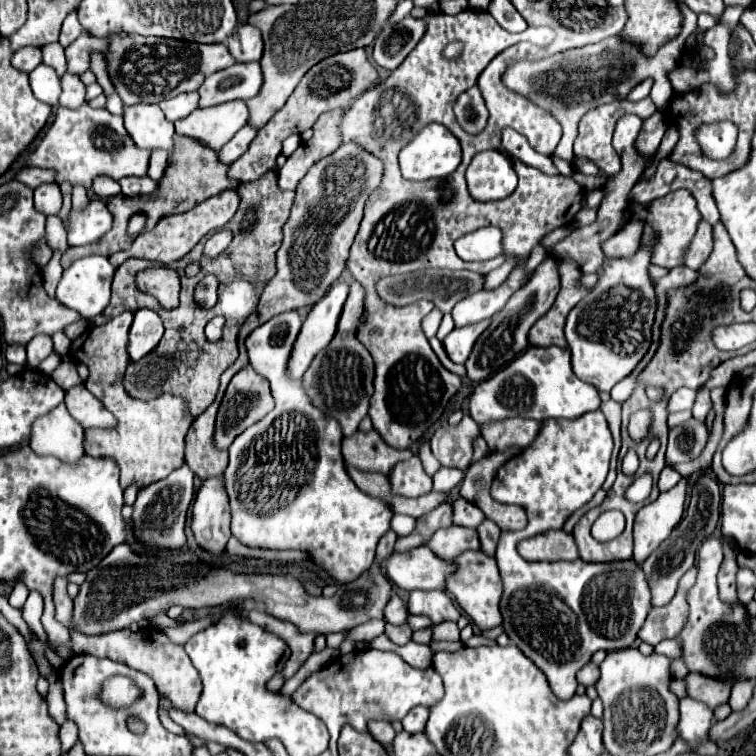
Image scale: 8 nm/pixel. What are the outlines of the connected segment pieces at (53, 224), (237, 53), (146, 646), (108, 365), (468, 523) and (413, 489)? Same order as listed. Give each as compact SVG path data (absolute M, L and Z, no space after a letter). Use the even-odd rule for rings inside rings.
M51 215L47 217L47 239L51 241L51 247L53 249L61 249L65 251L69 245L67 245L67 233L65 233L65 227L61 223L61 219L57 215Z
M241 25L229 37L227 47L237 63L259 61L263 55L263 39L261 39L261 33L253 25Z
M65 577L55 579L53 599L55 599L55 619L67 627L67 631L71 635L71 643L73 643L73 647L71 647L73 653L89 653L95 657L107 657L107 659L125 663L133 669L139 669L139 671L151 675L157 689L165 697L169 697L175 707L179 707L183 711L195 711L197 697L201 695L201 679L181 645L171 643L167 639L167 635L163 635L161 631L151 629L151 627L147 627L147 631L141 629L137 633L133 633L131 629L119 629L119 631L103 633L103 635L83 635L83 631L79 631L73 623L73 601L67 595L67 579Z
M123 311L121 315L113 317L107 325L87 329L83 335L73 339L71 343L71 355L75 361L87 363L89 365L89 377L85 381L85 387L115 415L117 427L115 429L87 429L85 431L85 449L89 457L111 457L117 461L121 469L121 487L127 489L129 485L137 483L139 487L145 487L149 483L155 483L163 477L167 477L173 469L181 467L185 463L183 451L185 451L185 433L193 423L193 415L189 415L189 403L183 397L177 395L159 395L157 399L151 401L141 401L131 395L127 395L123 387L123 375L127 365L131 363L131 357L127 355L127 335L133 323L135 311Z
M463 497L453 501L453 523L461 527L477 527L485 519L483 511L473 503L467 503Z
M417 455L395 467L397 467L395 473L391 473L391 477L389 477L389 481L393 485L393 493L405 495L405 497L417 497L423 493L431 493L433 479L423 471Z

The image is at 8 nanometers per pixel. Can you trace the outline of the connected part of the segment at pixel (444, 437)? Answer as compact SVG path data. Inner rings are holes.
M465 415L457 427L441 427L431 437L433 455L443 467L467 469L473 459L473 439L479 435L479 425Z

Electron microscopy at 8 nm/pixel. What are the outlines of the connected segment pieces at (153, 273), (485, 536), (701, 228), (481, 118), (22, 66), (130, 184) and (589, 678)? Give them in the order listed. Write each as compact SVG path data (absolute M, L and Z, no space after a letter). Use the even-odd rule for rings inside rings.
M166 266L150 267L136 276L136 284L141 291L159 299L165 309L175 309L179 305L180 277Z
M477 531L479 541L481 541L481 547L483 547L485 553L493 555L493 551L495 551L495 547L497 547L499 533L501 533L501 531Z
M701 220L697 227L695 237L689 243L685 265L689 269L699 269L701 263L705 263L707 255L711 253L711 249L713 249L712 226L704 220Z
M477 85L459 95L459 99L453 105L453 111L455 111L457 123L469 135L475 135L475 131L483 131L487 127L489 111L485 107L485 101L483 101L481 91L479 91Z
M21 47L11 57L11 65L25 73L31 73L39 63L41 63L41 49L37 47Z
M123 177L119 179L121 193L127 197L135 195L151 195L157 189L157 183L151 181L149 177Z
M587 663L587 665L577 673L577 681L579 681L581 685L585 685L585 687L595 685L597 679L599 679L599 667L593 665L593 663Z

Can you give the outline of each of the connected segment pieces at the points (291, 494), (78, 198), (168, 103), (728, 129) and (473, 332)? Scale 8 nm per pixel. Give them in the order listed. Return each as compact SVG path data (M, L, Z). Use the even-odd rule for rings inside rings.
M285 311L275 315L265 325L257 327L245 341L249 361L253 369L271 383L271 395L275 409L245 429L229 447L229 465L225 469L225 485L231 501L231 531L249 547L267 549L305 549L313 561L323 565L331 577L341 583L357 579L367 571L375 559L375 547L391 523L391 509L375 497L365 495L349 477L341 457L341 429L339 423L331 423L331 417L317 411L307 399L301 379L289 379L287 367L293 343L299 335L303 319L297 311Z
M75 187L73 189L73 209L83 211L83 207L87 207L87 203L89 203L87 191L83 187Z
M181 93L173 99L165 99L161 101L161 109L165 113L165 117L169 121L177 121L177 119L183 119L187 117L191 111L197 109L197 101L199 101L199 95L197 93Z
M719 121L713 125L701 125L697 129L697 141L715 147L715 159L725 159L731 155L737 139L737 127L731 121Z
M483 321L483 323L475 323L471 327L461 327L461 329L453 329L445 341L443 341L443 347L449 355L449 359L453 363L465 363L467 355L471 355L471 349L477 341L477 337L485 331L485 327L489 325L489 321Z

